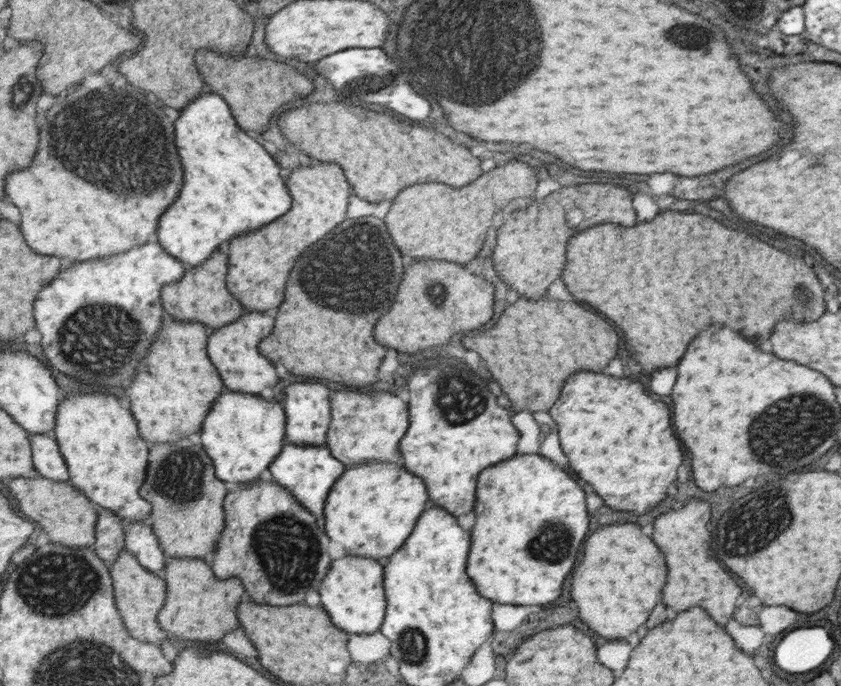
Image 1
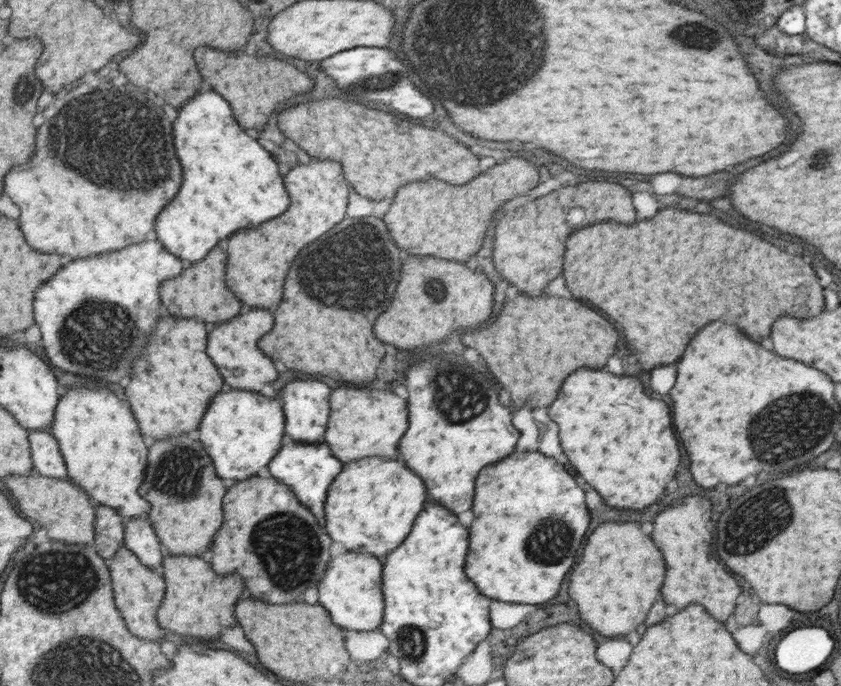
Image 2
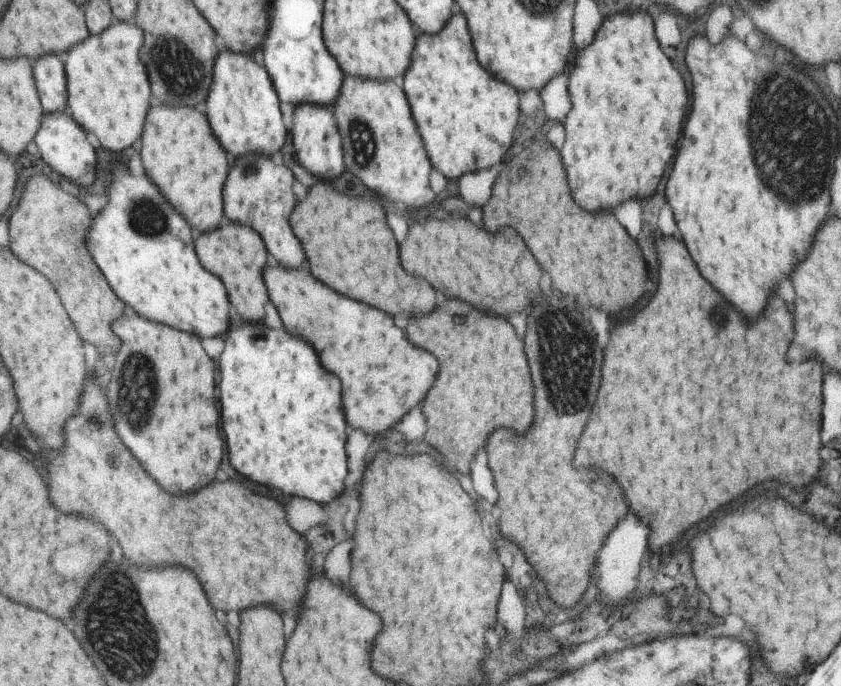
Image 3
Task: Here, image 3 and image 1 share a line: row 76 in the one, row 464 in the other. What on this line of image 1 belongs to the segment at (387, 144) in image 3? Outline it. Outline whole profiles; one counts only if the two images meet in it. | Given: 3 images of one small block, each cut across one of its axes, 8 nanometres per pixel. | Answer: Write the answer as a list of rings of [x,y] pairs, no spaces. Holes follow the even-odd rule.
[[[359,389],[336,392],[329,447],[347,467],[366,461],[400,462],[398,442],[408,430],[408,406],[397,395],[384,391],[361,393]]]

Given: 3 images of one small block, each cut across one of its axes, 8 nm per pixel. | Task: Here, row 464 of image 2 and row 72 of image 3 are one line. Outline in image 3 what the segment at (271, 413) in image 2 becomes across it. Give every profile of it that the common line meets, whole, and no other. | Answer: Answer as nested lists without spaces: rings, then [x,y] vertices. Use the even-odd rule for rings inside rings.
[[[224,52],[218,58],[218,78],[214,80],[214,90],[208,102],[210,124],[222,146],[236,159],[250,152],[280,157],[286,140],[290,138],[277,83],[268,68],[262,68],[254,58],[254,54],[244,56]]]

